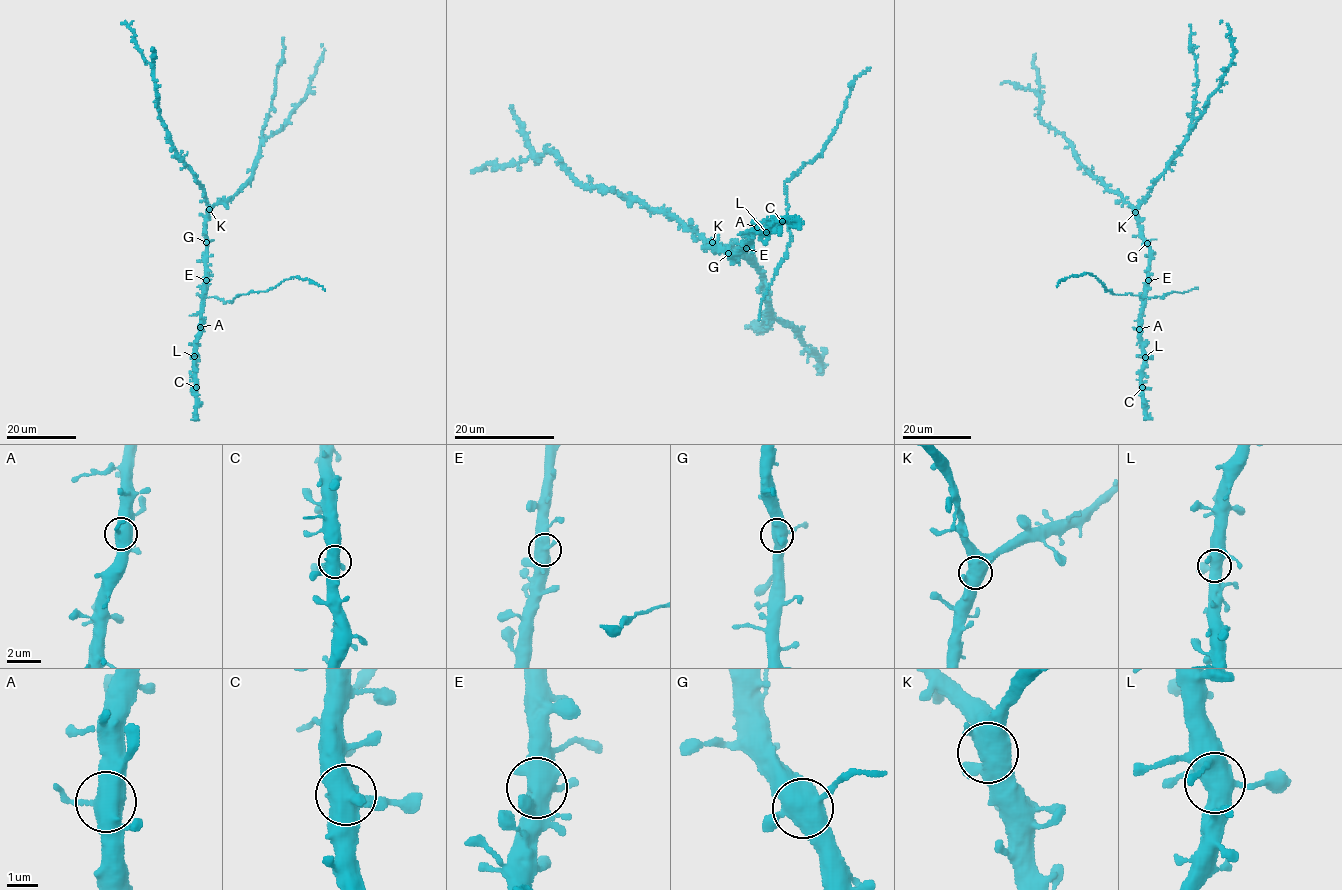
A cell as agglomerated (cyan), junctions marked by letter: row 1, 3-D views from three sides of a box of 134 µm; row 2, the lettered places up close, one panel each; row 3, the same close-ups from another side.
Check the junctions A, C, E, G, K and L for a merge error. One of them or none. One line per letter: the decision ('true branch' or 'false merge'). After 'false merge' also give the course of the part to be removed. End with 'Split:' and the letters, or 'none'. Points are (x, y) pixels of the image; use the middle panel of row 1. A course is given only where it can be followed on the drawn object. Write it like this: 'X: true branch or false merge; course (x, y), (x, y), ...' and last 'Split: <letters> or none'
A: true branch
C: true branch
E: true branch
G: true branch
K: true branch
L: true branch
Split: none

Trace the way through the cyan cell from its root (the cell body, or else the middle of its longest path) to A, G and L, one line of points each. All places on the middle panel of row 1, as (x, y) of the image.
A: (714, 248), (720, 245), (734, 255), (744, 251), (754, 239), (757, 227)
G: (714, 248), (720, 245), (728, 253)
L: (714, 248), (720, 245), (734, 255), (749, 246), (756, 231), (762, 228), (760, 231), (766, 229), (766, 232)

